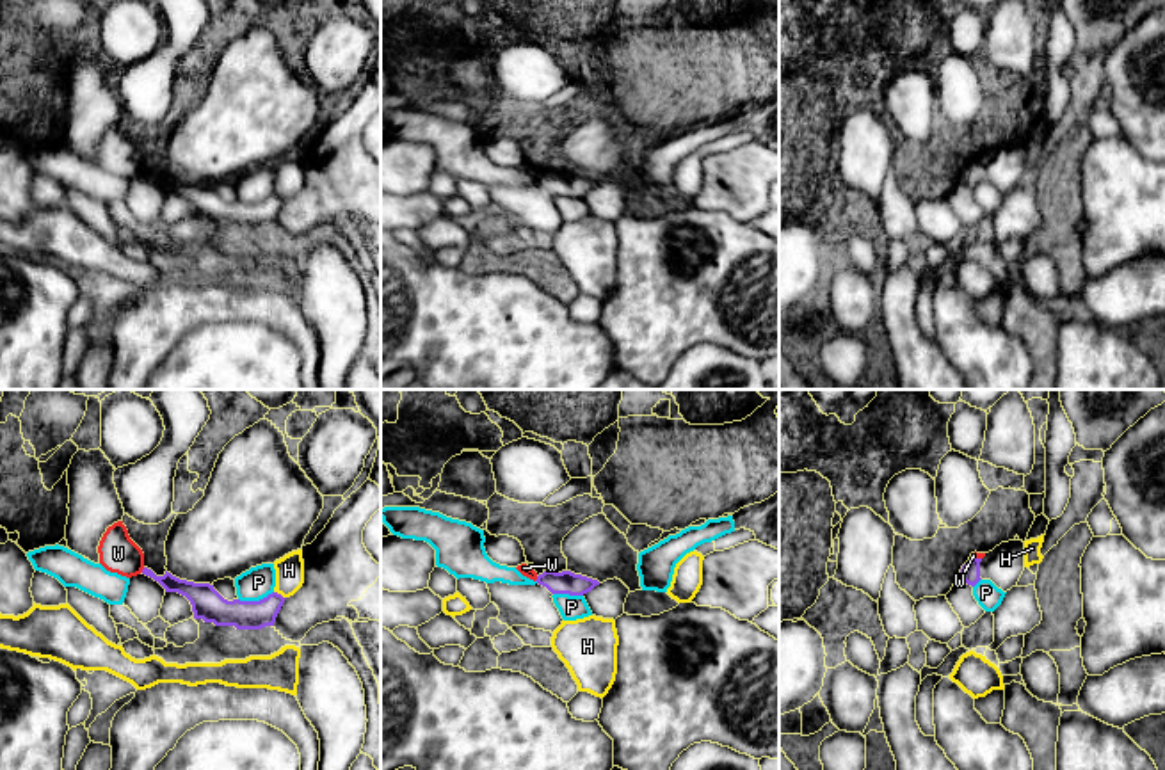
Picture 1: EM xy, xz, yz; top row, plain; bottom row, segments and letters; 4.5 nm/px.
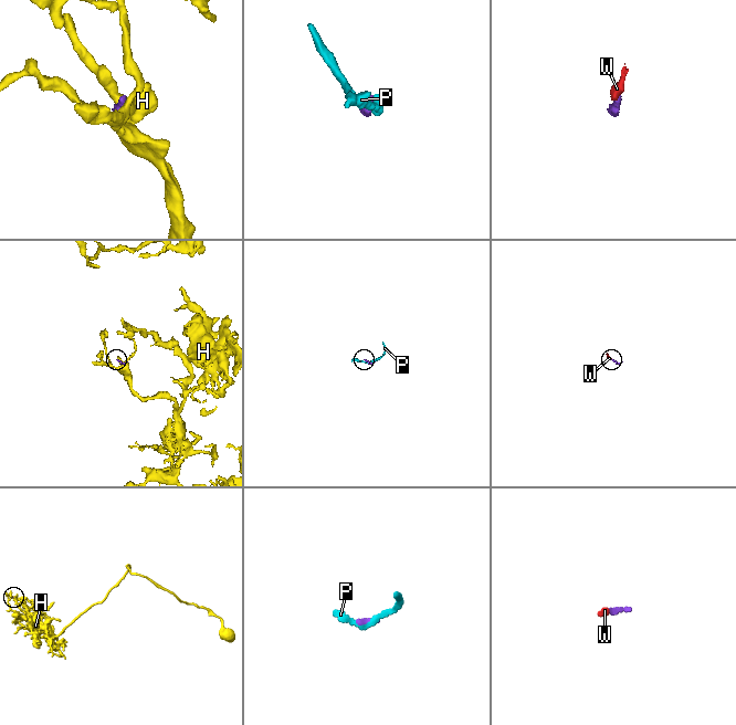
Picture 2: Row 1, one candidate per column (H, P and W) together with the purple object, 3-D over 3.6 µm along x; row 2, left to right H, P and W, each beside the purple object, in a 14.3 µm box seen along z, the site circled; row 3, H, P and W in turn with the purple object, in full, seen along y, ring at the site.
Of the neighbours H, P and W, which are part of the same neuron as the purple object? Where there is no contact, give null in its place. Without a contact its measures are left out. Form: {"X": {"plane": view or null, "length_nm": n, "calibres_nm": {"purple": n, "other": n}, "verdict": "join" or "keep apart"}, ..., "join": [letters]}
{"H": {"plane": "xy", "length_nm": 70, "calibres_nm": {"purple": 130, "other": 130}, "verdict": "keep apart"}, "P": {"plane": "xy", "length_nm": 170, "calibres_nm": {"purple": 140, "other": 150}, "verdict": "keep apart"}, "W": {"plane": "xy", "length_nm": 30, "calibres_nm": {"purple": 80, "other": 180}, "verdict": "keep apart"}, "join": []}

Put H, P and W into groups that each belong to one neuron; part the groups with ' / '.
H / P / W

